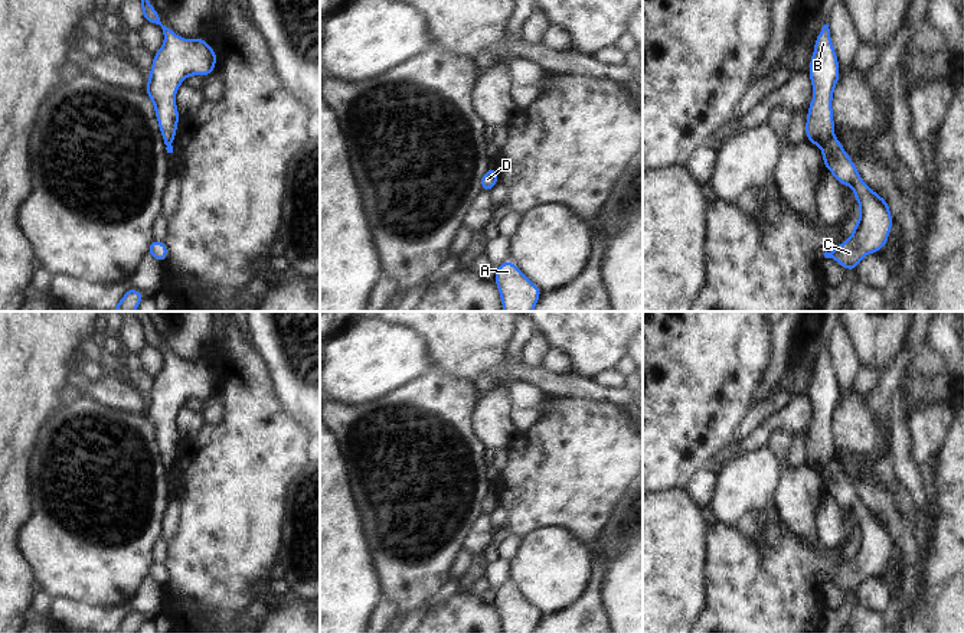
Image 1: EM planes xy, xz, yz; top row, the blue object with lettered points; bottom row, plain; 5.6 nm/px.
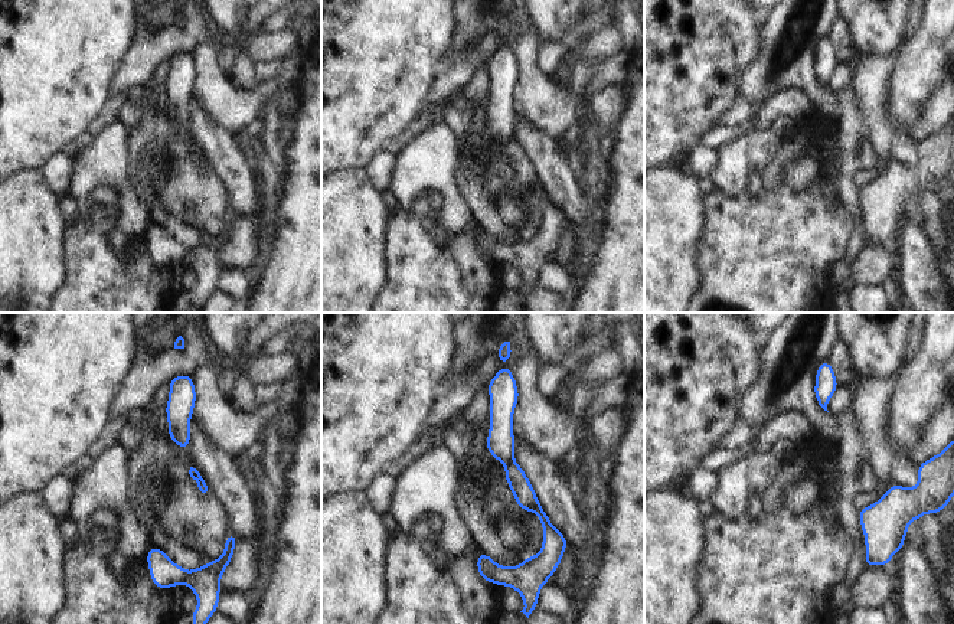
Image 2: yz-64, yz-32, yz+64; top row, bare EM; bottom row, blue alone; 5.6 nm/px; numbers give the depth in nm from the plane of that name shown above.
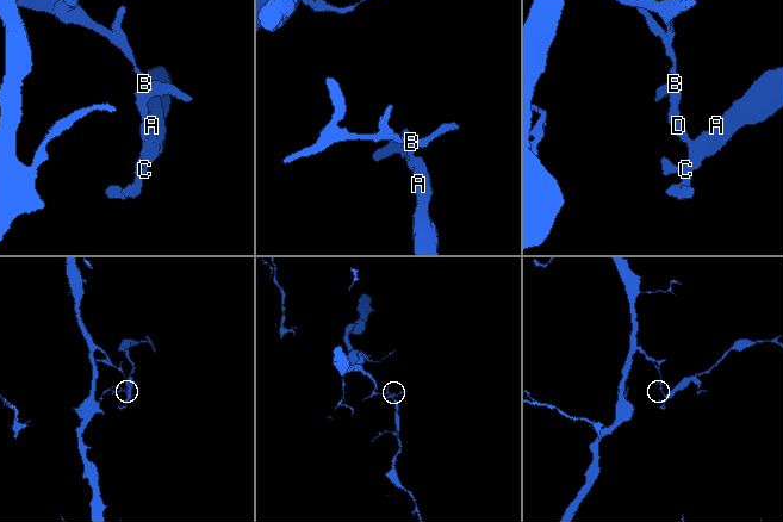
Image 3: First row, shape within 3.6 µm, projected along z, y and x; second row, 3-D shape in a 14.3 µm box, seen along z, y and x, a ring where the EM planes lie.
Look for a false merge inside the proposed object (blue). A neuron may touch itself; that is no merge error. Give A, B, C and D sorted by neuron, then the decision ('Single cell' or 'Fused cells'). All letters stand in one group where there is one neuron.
Groups: A C D / B. Fused cells.

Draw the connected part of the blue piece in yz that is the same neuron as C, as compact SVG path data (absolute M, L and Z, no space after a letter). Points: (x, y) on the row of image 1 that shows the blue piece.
M830 137L820 150L823 164L842 186L849 185L853 189L853 196L859 202L859 219L852 229L852 236L833 251L826 251L824 257L837 261L846 271L856 273L863 257L883 249L895 222L886 199L865 183L837 137Z

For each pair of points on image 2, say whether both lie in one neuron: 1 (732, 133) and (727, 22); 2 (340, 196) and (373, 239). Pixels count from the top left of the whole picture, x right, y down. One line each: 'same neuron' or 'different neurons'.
1: different neurons
2: same neuron

